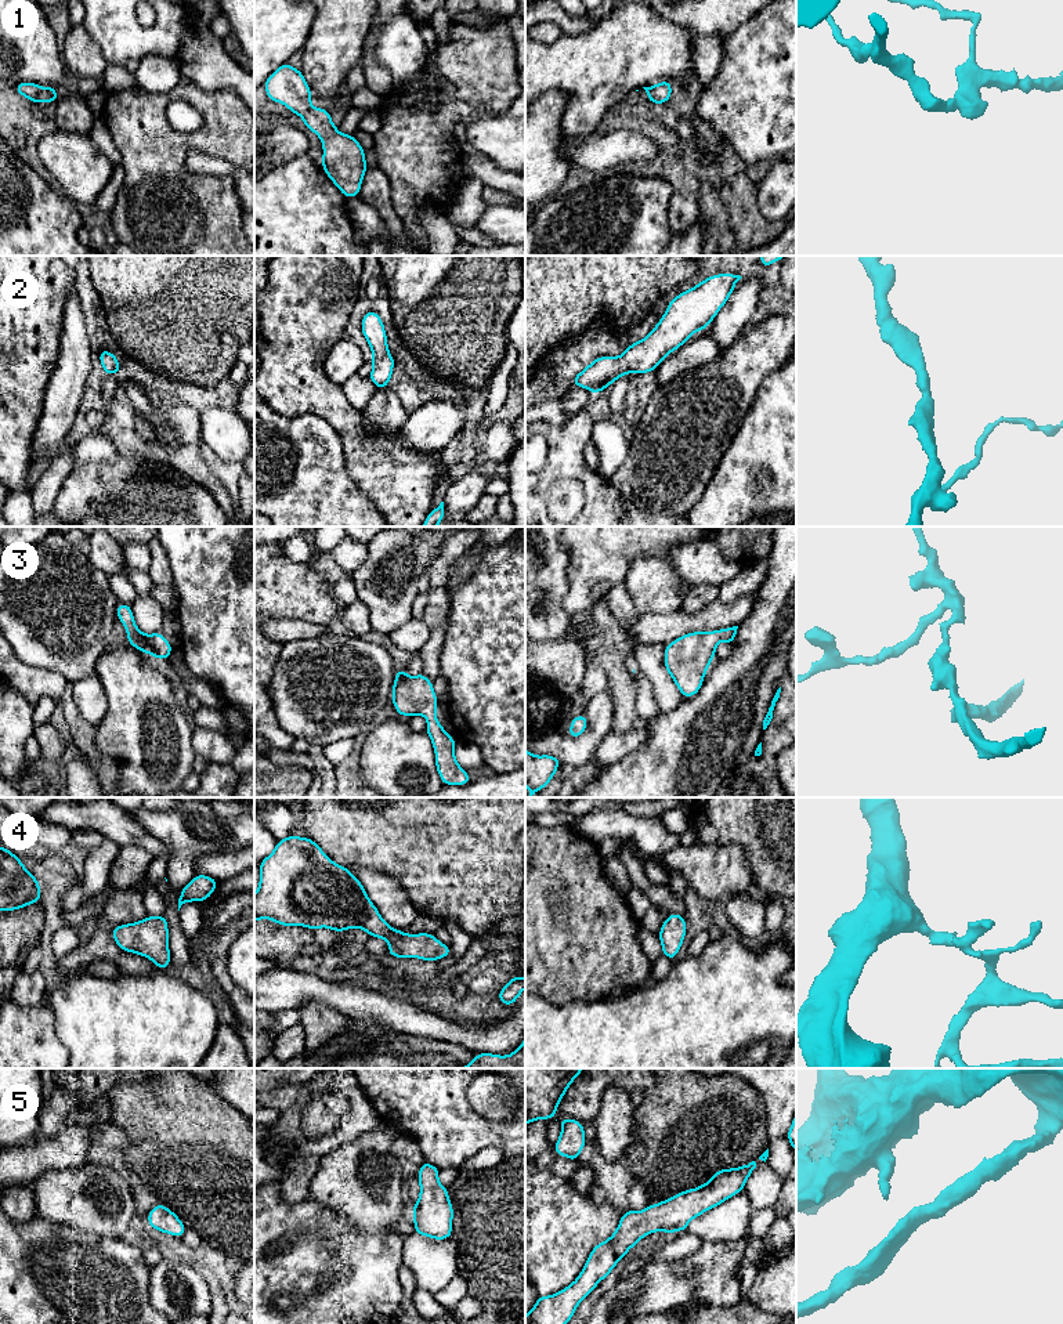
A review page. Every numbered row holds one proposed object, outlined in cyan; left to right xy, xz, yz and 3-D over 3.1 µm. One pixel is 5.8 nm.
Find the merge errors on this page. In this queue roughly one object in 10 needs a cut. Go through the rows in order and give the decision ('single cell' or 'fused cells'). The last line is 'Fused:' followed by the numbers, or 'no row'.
1: single cell
2: single cell
3: single cell
4: single cell
5: single cell
Fused: no row

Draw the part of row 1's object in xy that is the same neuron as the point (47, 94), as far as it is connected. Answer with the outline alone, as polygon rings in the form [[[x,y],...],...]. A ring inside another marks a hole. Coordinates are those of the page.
[[[22,82],[18,83],[14,90],[19,93],[22,97],[30,100],[36,105],[39,102],[57,102],[58,101],[58,91],[55,87],[40,87],[36,83]]]

